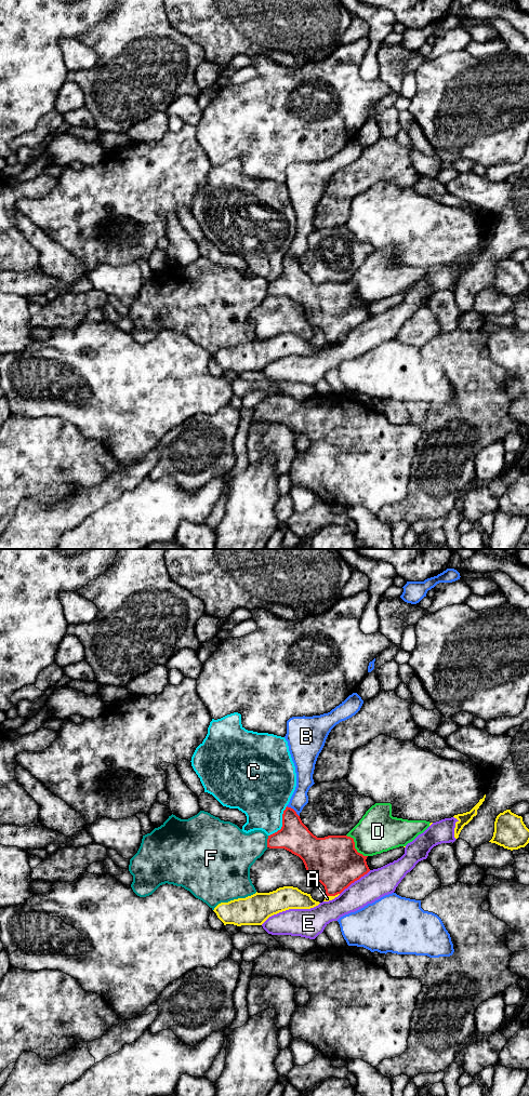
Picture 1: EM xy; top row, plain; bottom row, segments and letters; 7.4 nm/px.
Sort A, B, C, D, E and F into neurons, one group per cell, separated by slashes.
A / B / C / D / E / F

